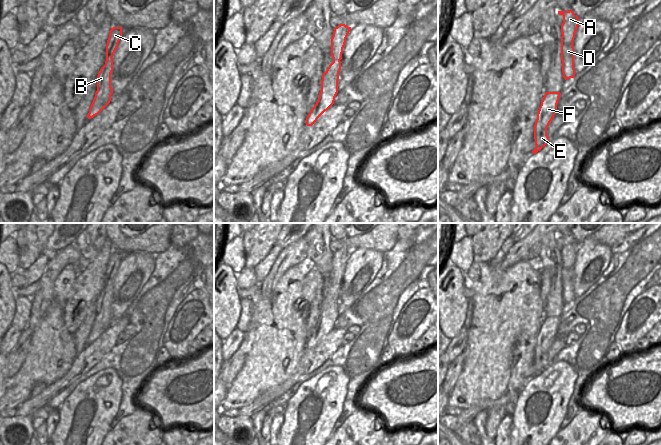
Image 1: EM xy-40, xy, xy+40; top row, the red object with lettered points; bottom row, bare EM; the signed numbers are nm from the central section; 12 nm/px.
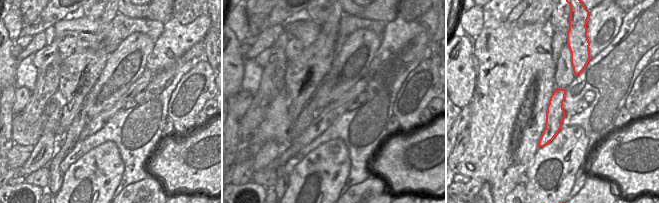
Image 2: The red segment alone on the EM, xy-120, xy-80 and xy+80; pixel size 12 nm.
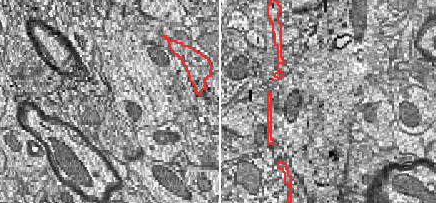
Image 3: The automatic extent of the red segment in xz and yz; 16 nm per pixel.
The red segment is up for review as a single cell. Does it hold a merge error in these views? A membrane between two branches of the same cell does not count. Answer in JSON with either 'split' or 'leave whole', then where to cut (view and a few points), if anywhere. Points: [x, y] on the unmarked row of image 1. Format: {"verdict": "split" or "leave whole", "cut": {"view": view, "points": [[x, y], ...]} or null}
{"verdict": "split", "cut": {"view": "xy", "points": [[333, 283], [339, 284]]}}

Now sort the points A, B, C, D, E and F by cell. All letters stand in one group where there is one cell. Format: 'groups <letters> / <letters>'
groups A C D / B E F

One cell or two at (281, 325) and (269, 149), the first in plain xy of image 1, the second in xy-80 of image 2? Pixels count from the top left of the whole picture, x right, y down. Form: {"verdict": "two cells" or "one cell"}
{"verdict": "two cells"}

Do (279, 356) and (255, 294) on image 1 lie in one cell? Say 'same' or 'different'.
different

